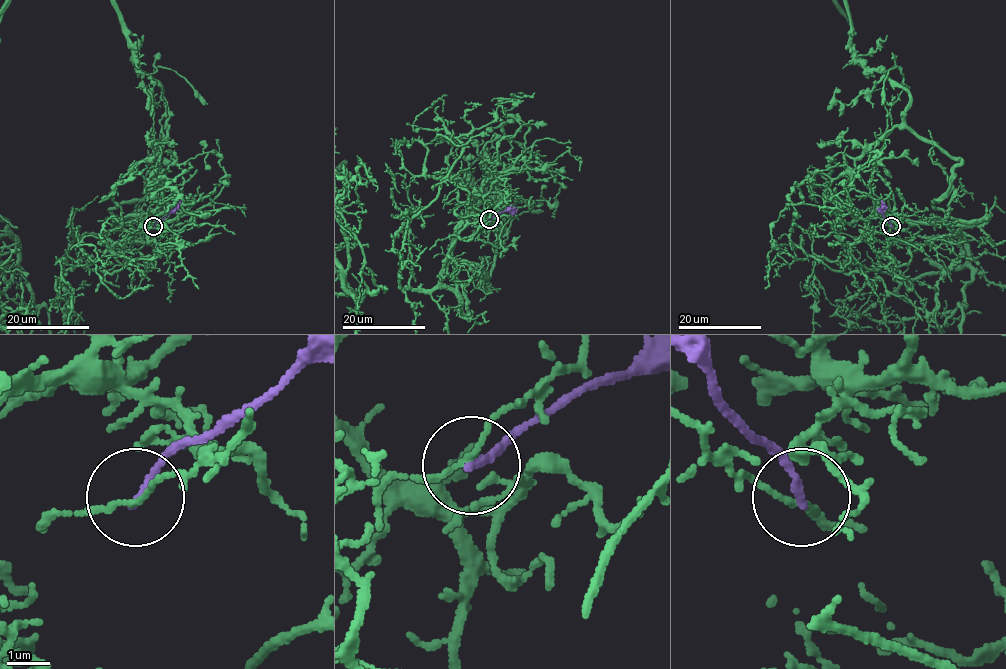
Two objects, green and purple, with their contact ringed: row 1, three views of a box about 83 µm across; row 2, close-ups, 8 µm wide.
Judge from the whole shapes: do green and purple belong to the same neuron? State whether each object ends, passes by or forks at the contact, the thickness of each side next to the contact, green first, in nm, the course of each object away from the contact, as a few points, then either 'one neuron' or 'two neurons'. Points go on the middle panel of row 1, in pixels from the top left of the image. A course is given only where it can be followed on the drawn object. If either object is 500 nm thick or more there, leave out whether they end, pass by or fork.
green passes by; purple ends there; 110 nm thick on the green side, 180 nm on the other; green runs (490, 219), (480, 204), (456, 234), (456, 287), (403, 288), (403, 263), (387, 287), (417, 193), (410, 119); purple runs (490, 219), (504, 211), (515, 210); two neurons

